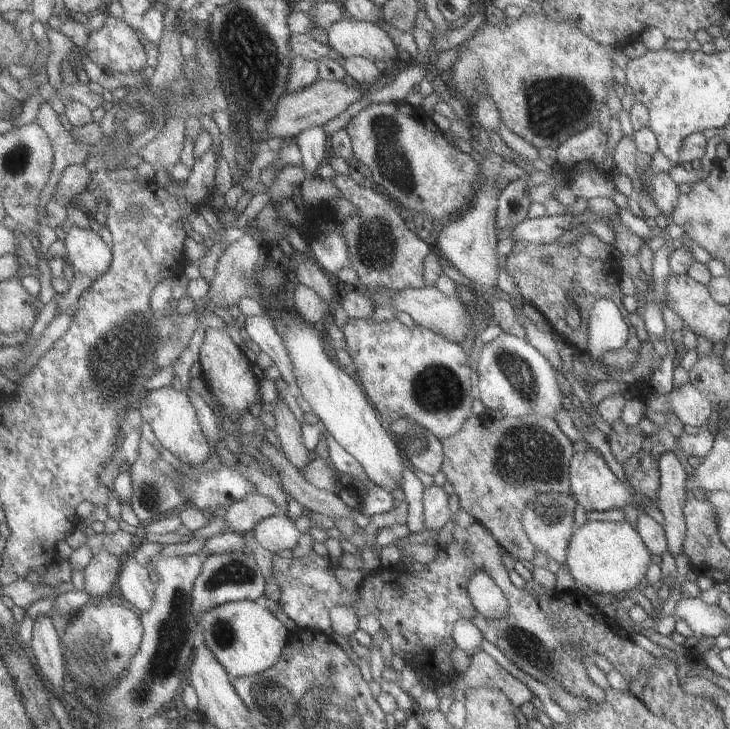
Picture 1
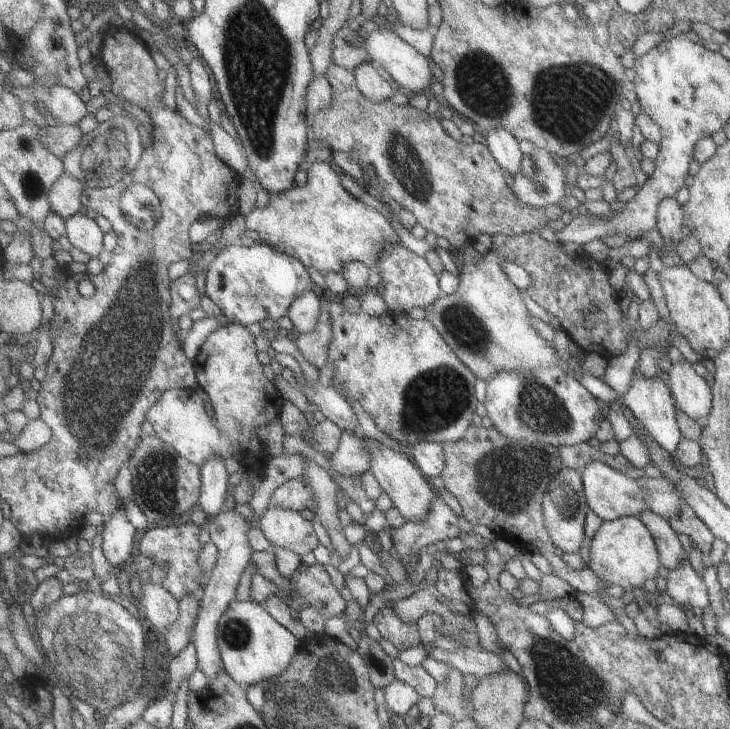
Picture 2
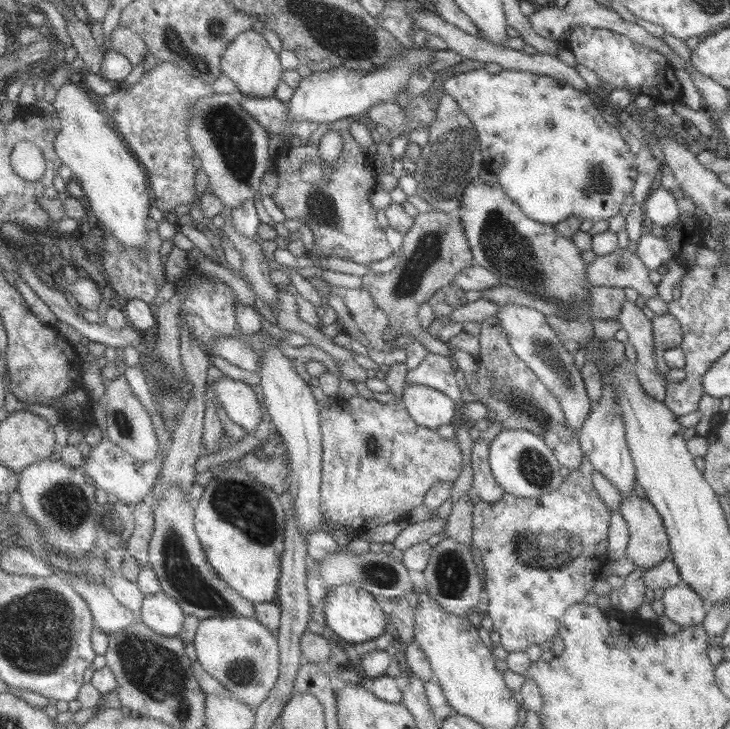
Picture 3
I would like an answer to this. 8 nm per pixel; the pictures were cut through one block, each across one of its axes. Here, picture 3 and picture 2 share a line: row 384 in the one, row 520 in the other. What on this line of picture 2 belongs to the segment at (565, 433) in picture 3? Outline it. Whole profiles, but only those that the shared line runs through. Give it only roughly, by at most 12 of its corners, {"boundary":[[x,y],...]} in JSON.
{"boundary":[[469,426],[442,445],[443,487],[463,518],[553,564],[577,592],[597,576],[557,570],[541,520],[557,448]]}

